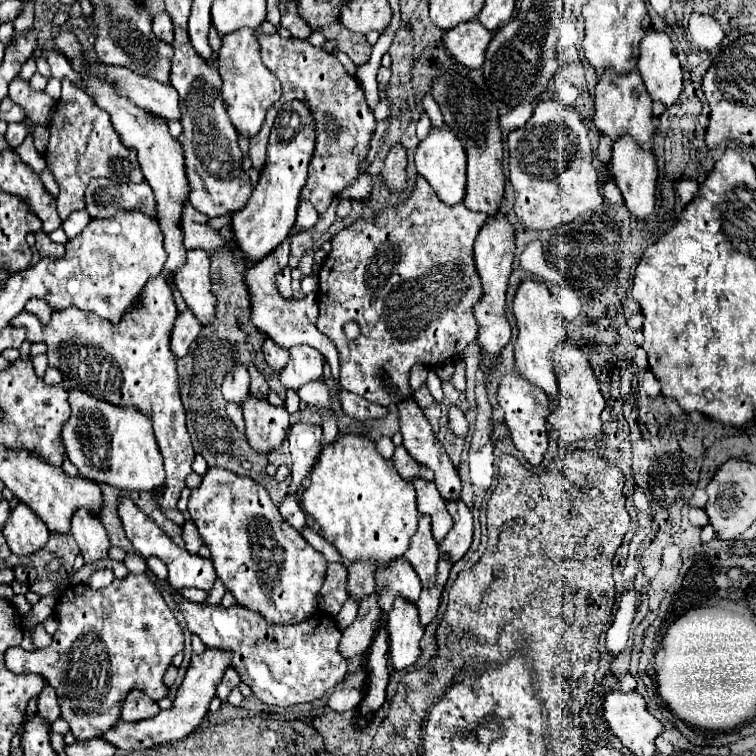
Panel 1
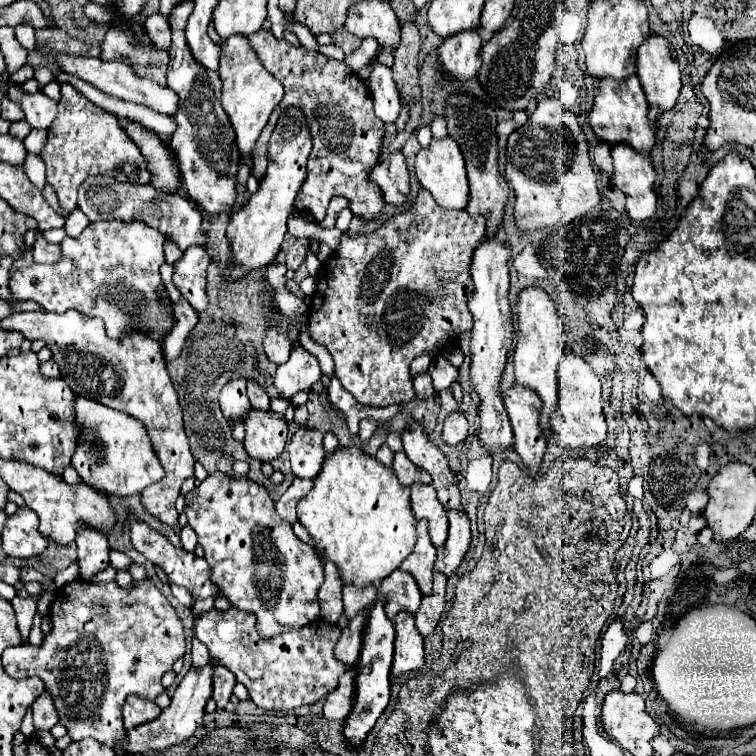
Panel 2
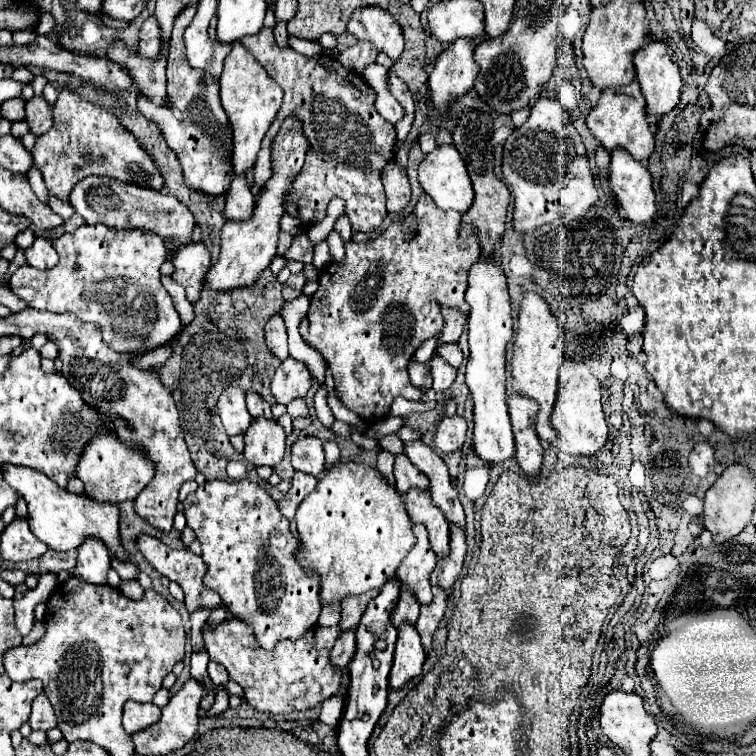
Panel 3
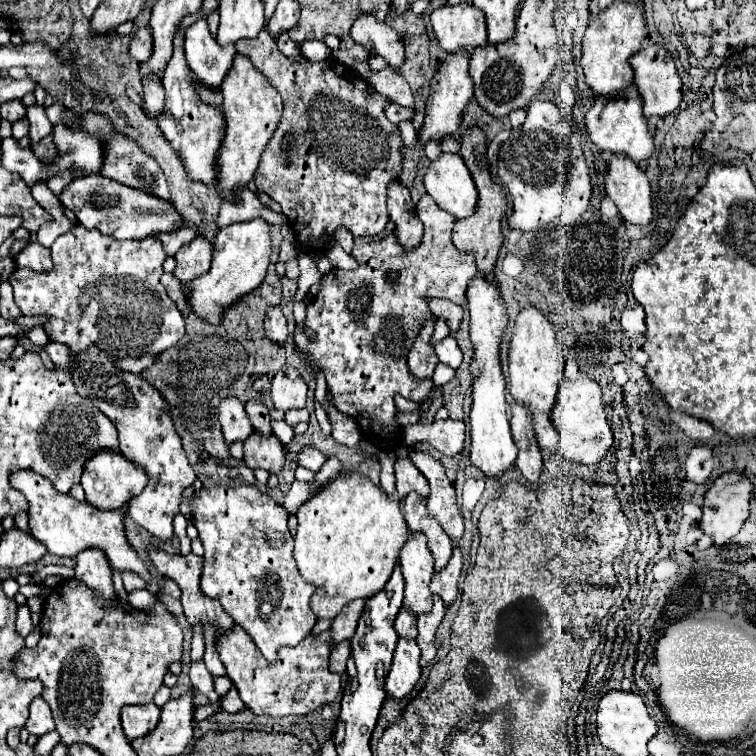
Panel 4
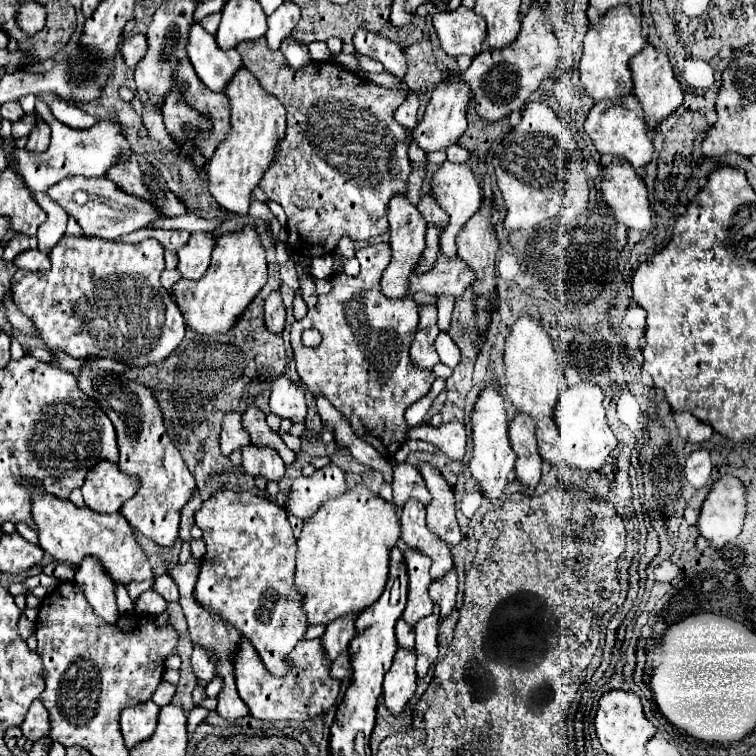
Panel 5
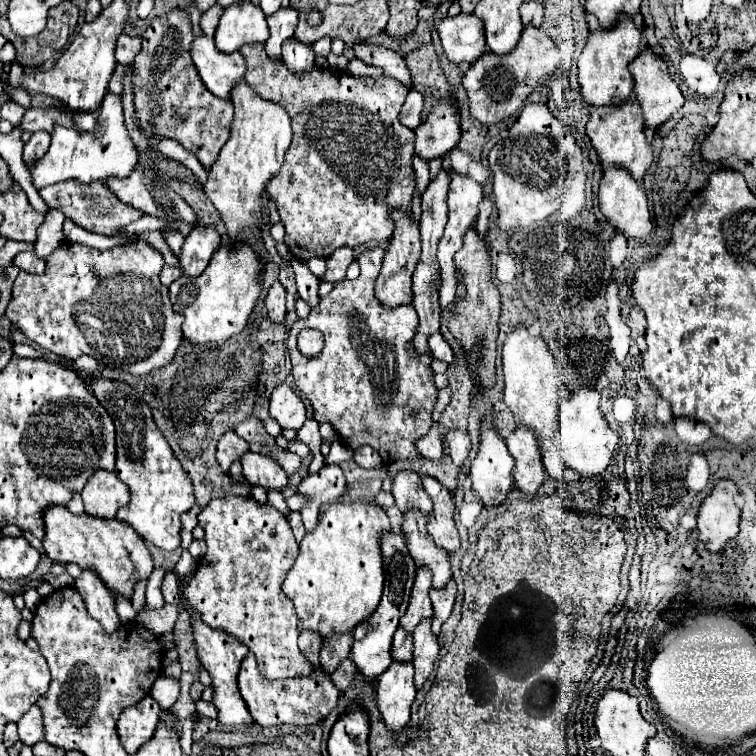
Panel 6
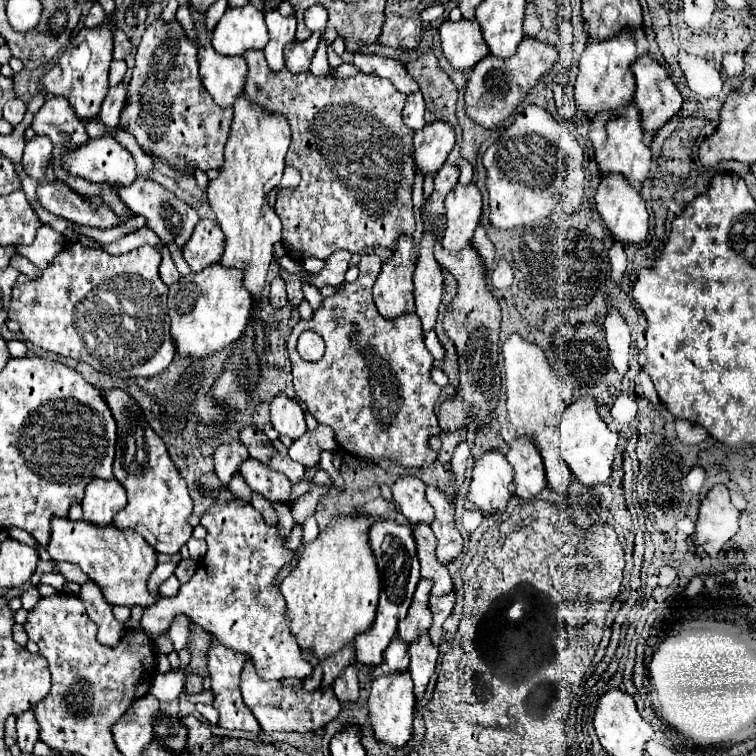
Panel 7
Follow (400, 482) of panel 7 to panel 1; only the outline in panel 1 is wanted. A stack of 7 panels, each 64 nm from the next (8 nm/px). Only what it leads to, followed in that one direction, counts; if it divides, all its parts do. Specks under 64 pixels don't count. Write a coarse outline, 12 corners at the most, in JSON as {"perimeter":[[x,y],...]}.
{"perimeter":[[404,446],[396,448],[392,460],[398,474],[408,482],[432,480],[428,468],[416,464]]}

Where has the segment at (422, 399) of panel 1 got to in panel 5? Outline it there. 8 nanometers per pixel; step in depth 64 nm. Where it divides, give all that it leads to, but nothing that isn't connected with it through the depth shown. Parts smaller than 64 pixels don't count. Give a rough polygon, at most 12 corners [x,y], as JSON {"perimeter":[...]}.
{"perimeter":[[420,304],[420,324],[410,348],[416,366],[440,362],[436,304]]}

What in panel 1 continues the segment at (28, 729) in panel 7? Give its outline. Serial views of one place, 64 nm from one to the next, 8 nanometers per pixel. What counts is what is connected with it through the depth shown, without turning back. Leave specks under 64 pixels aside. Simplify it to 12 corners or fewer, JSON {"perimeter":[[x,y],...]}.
{"perimeter":[[46,684],[38,696],[36,716],[48,724],[60,718],[56,692]]}

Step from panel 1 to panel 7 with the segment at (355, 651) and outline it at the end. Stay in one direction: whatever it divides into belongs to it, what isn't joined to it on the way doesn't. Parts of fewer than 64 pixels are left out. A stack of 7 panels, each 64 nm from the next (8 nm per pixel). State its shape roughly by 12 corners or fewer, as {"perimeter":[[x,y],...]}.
{"perimeter":[[350,664],[334,682],[342,704],[358,702],[358,676]]}

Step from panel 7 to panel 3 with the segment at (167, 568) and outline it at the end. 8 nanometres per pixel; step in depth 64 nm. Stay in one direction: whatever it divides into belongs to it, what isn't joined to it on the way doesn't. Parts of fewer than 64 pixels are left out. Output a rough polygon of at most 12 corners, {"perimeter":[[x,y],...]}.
{"perimeter":[[122,582],[124,596],[138,600],[144,588],[138,582]]}

